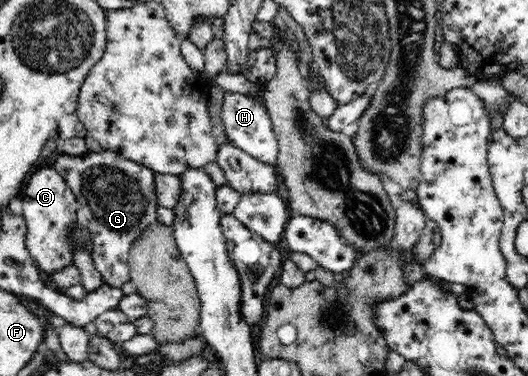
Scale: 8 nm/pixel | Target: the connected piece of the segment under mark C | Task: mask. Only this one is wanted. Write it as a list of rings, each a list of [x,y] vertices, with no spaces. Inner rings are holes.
[[[50,161],[36,166],[21,182],[17,196],[23,201],[26,247],[38,267],[53,274],[63,270],[65,266],[73,265],[73,247],[69,245],[67,230],[78,222],[78,202],[67,181],[50,165]]]

